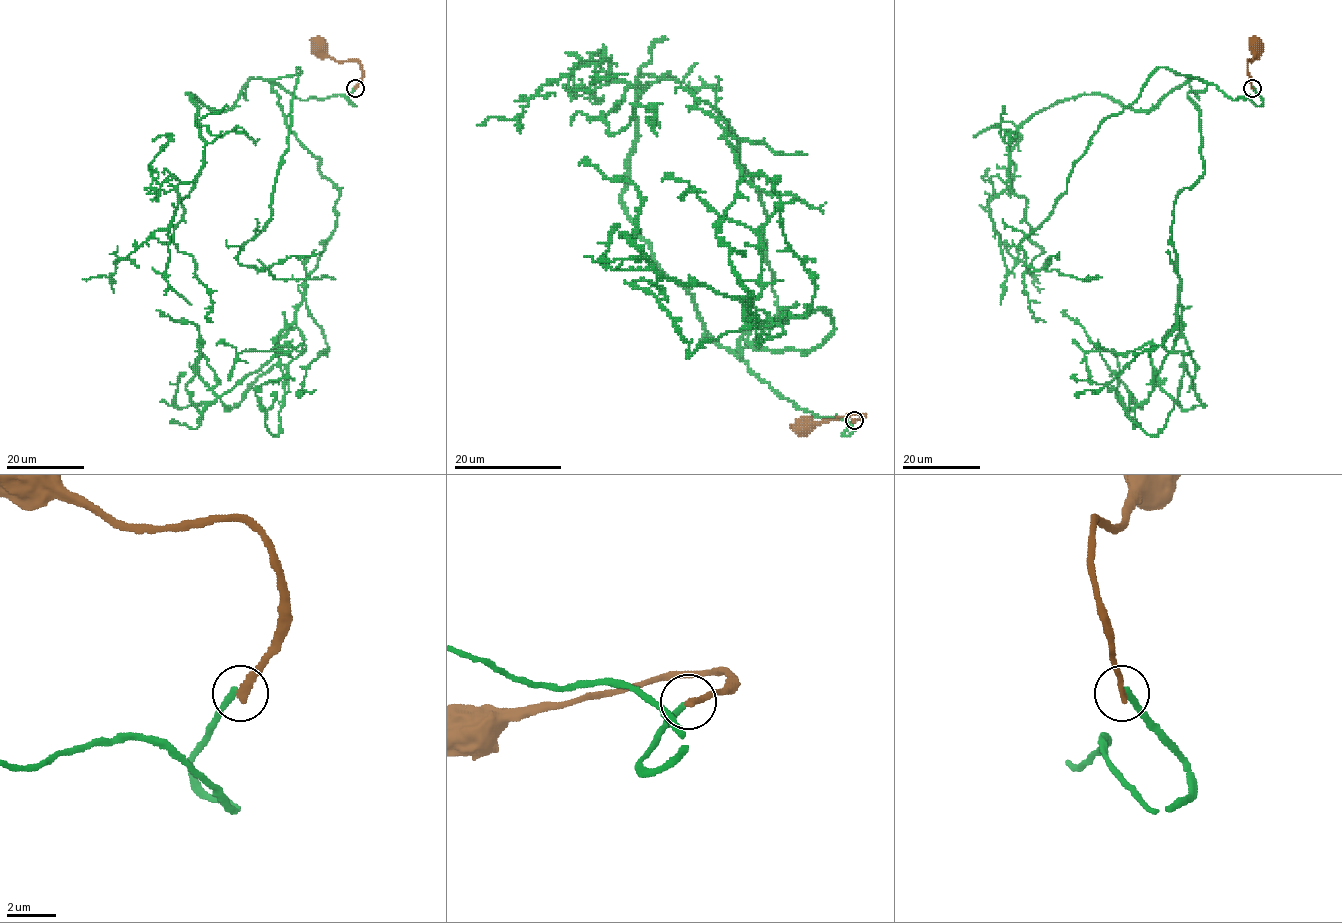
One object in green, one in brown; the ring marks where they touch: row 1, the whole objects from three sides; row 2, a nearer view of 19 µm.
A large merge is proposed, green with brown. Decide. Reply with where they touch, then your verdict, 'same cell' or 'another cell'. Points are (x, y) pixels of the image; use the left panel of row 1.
at (355, 88); another cell

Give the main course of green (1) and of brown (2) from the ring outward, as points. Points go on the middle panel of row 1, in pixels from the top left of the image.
1: (853, 420), (739, 357), (817, 348), (825, 309), (664, 278), (620, 235), (637, 188), (578, 164)
2: (854, 420), (862, 416), (817, 421), (805, 429)

